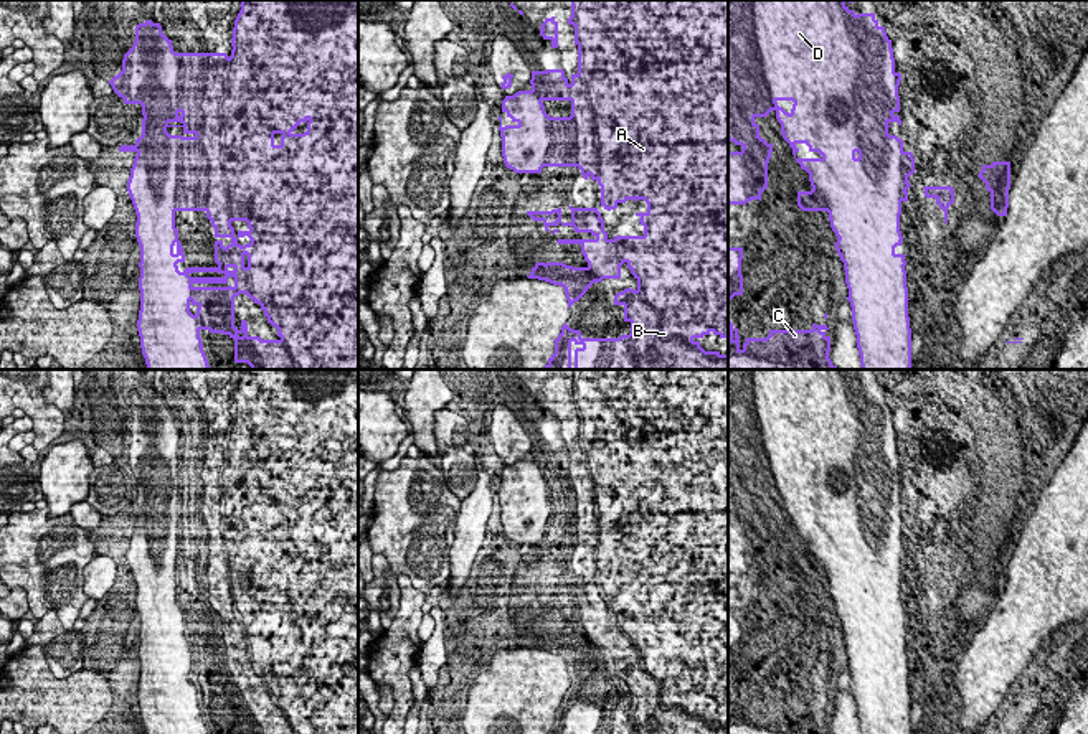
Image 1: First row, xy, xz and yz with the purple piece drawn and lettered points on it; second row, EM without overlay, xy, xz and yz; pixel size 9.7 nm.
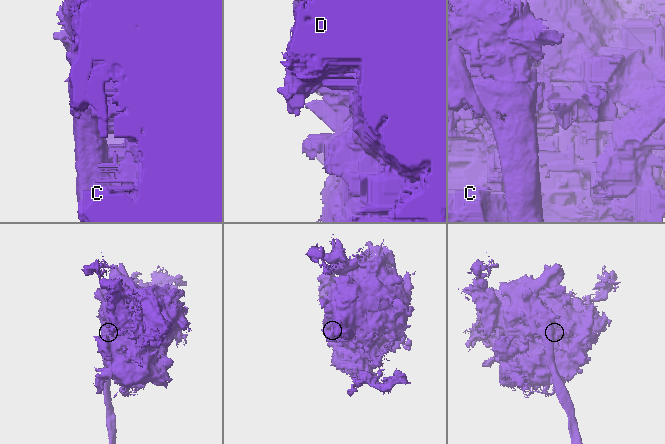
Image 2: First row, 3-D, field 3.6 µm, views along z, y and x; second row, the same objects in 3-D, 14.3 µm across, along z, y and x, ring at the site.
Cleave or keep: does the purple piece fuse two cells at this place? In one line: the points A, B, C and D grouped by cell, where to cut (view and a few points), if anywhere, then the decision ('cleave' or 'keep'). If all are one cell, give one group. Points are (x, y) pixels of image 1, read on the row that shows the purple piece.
A B C / D | yz (859, 15), (875, 122), (837, 124), (814, 73), (819, 152) | cleave

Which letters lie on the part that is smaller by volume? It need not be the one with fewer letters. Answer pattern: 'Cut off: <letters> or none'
Cut off: D

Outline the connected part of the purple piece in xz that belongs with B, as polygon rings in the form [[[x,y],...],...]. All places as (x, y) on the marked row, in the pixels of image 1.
[[[571,0],[571,16],[568,18],[568,25],[575,26],[575,45],[578,46],[578,73],[571,74],[571,79],[568,81],[565,78],[563,69],[546,69],[546,71],[532,71],[532,92],[538,96],[540,101],[570,101],[571,102],[571,115],[570,117],[550,117],[546,112],[543,112],[548,120],[545,124],[545,137],[550,140],[548,148],[542,147],[533,147],[533,145],[525,145],[520,148],[520,153],[513,157],[513,172],[515,173],[542,173],[543,167],[578,167],[581,170],[581,175],[584,180],[591,178],[593,181],[596,180],[598,185],[601,186],[601,206],[608,211],[616,209],[619,203],[626,203],[627,200],[644,200],[647,203],[647,211],[646,213],[636,213],[639,216],[639,223],[644,226],[644,234],[642,236],[614,236],[613,239],[608,238],[608,233],[604,231],[604,219],[601,218],[601,213],[598,208],[571,208],[571,221],[563,223],[561,221],[561,208],[551,209],[551,211],[527,211],[527,214],[533,221],[542,221],[545,226],[545,231],[550,231],[548,228],[553,226],[553,233],[558,233],[556,226],[573,226],[575,233],[589,233],[593,238],[591,239],[558,239],[558,244],[579,244],[581,246],[581,254],[584,256],[584,261],[588,262],[586,267],[573,267],[566,266],[563,262],[537,262],[532,267],[532,272],[527,275],[528,279],[538,279],[550,282],[553,285],[561,285],[566,294],[568,300],[568,308],[578,302],[586,290],[594,284],[594,282],[603,282],[604,279],[621,279],[621,266],[626,262],[627,269],[637,280],[637,289],[624,289],[622,292],[617,292],[614,295],[614,305],[622,305],[624,307],[624,322],[631,323],[631,333],[629,335],[621,335],[619,338],[583,338],[579,330],[573,330],[566,325],[561,327],[561,333],[555,338],[555,353],[548,358],[548,363],[545,365],[545,369],[728,369],[728,355],[721,355],[720,351],[705,351],[700,346],[700,338],[705,335],[718,335],[720,338],[728,338],[728,0]]]

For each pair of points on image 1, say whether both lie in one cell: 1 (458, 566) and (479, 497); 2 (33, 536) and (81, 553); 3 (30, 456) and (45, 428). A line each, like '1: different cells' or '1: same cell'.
1: same cell
2: same cell
3: different cells

